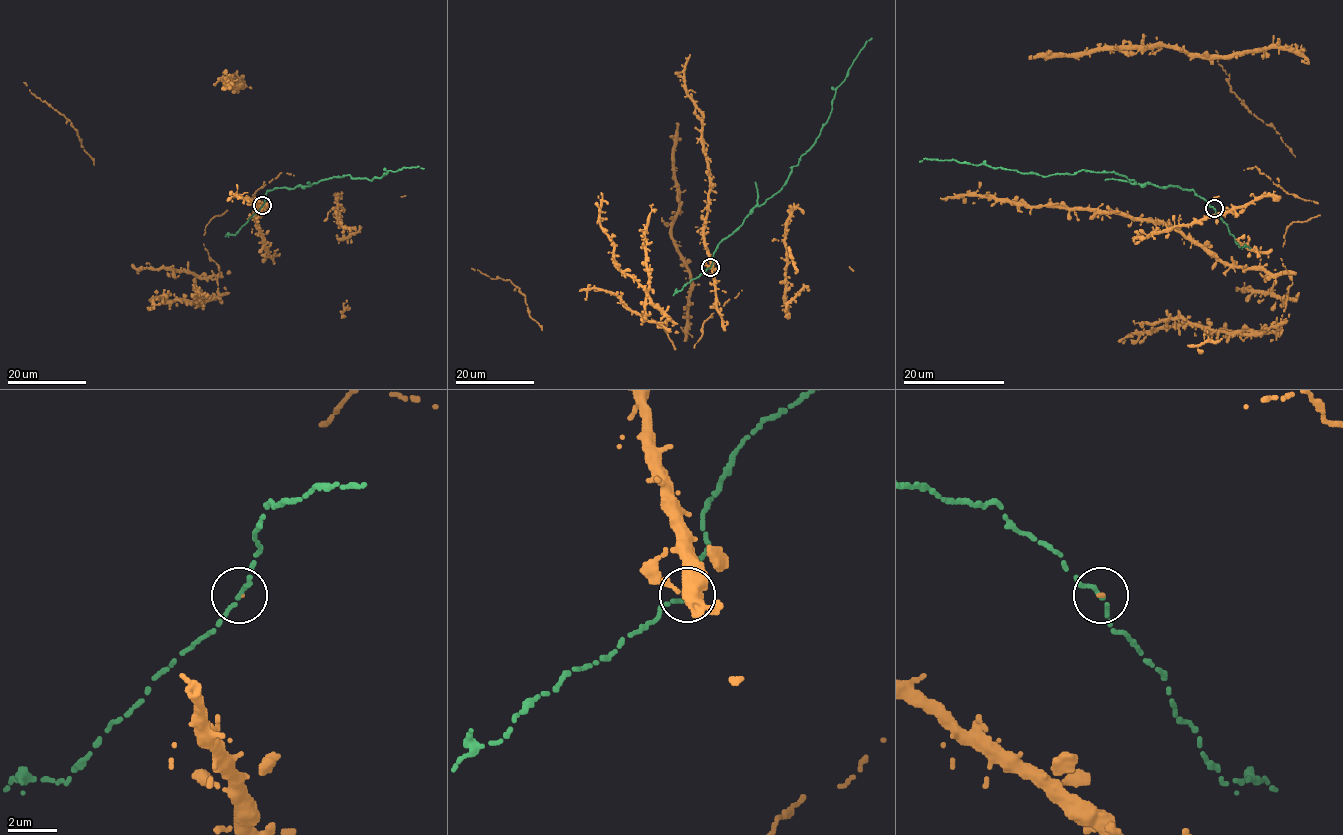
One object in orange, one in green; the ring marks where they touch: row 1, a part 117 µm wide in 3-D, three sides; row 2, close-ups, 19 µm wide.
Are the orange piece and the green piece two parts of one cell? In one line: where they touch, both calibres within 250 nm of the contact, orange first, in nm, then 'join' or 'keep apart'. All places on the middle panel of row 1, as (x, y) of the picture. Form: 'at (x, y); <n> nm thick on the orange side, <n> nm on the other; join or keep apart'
at (710, 267); 90 nm thick on the orange side, 160 nm on the other; join

